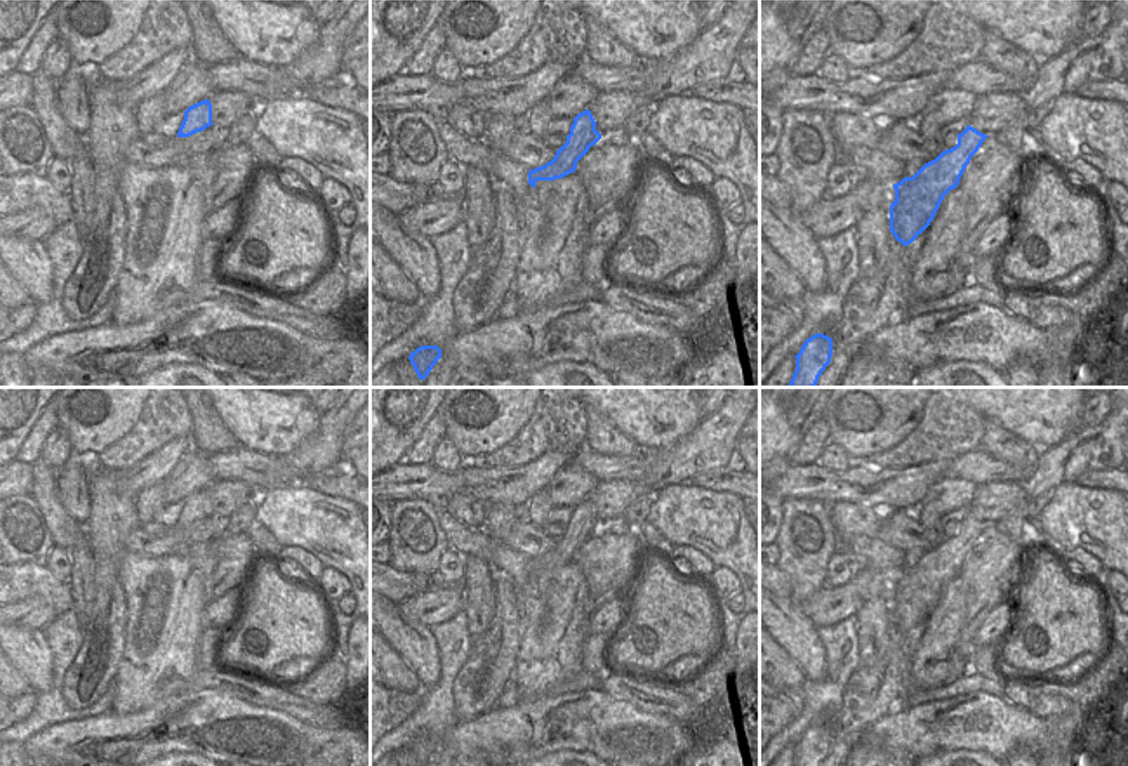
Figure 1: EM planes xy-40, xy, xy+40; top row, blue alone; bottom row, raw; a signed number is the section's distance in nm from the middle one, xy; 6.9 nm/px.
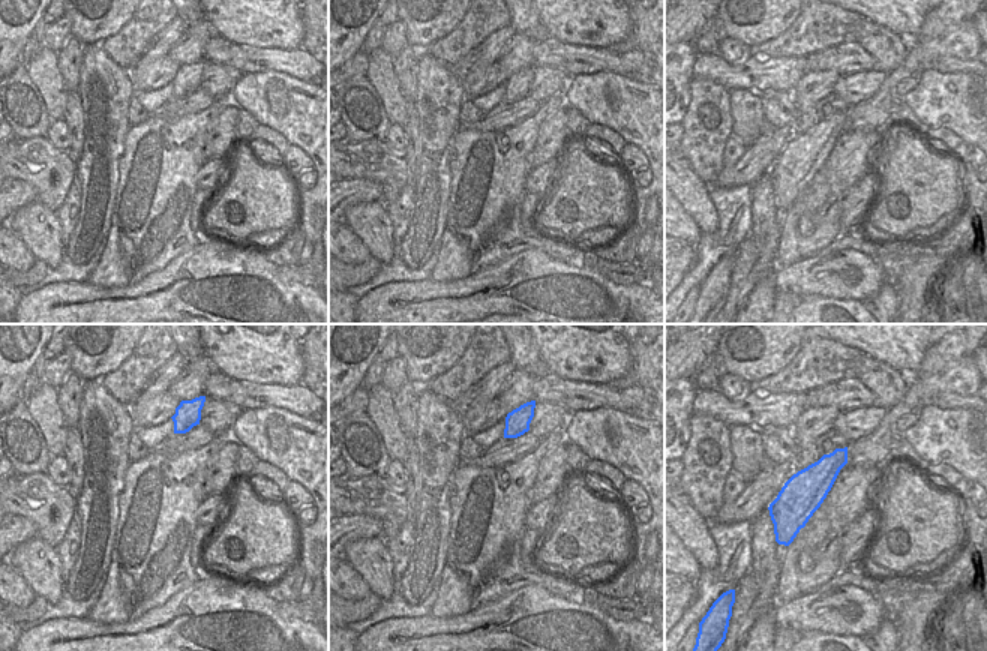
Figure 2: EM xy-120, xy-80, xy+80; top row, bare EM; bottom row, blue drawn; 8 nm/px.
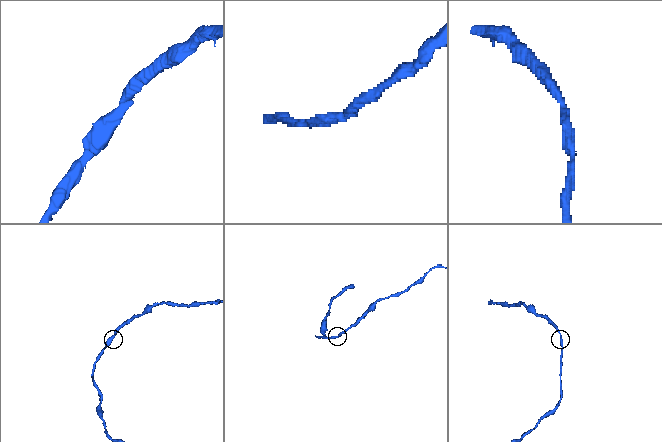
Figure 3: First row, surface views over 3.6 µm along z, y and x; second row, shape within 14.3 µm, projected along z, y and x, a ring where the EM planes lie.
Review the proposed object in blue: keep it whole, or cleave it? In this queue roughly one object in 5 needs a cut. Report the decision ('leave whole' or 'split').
leave whole

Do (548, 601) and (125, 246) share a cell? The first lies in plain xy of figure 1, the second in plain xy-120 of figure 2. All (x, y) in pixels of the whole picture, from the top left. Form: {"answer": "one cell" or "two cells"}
{"answer": "one cell"}

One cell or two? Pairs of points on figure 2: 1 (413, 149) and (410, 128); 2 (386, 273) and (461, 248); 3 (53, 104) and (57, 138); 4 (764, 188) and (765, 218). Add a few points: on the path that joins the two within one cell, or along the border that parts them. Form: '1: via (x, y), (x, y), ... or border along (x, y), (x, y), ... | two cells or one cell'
1: via (414, 144), (413, 132) | one cell
2: border along (441, 242), (438, 260), (429, 276) | two cells
3: border along (54, 119), (62, 120) | two cells
4: via (764, 195), (764, 210) | one cell

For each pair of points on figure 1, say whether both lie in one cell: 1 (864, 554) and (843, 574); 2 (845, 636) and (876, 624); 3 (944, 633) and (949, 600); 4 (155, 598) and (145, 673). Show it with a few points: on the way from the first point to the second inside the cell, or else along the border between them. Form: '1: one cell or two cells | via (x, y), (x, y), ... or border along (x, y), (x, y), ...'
1: two cells | border along (842, 548), (854, 556), (859, 567)
2: two cells | border along (854, 615), (861, 662)
3: one cell | via (944, 624), (949, 608)
4: one cell | via (155, 617), (155, 653)

